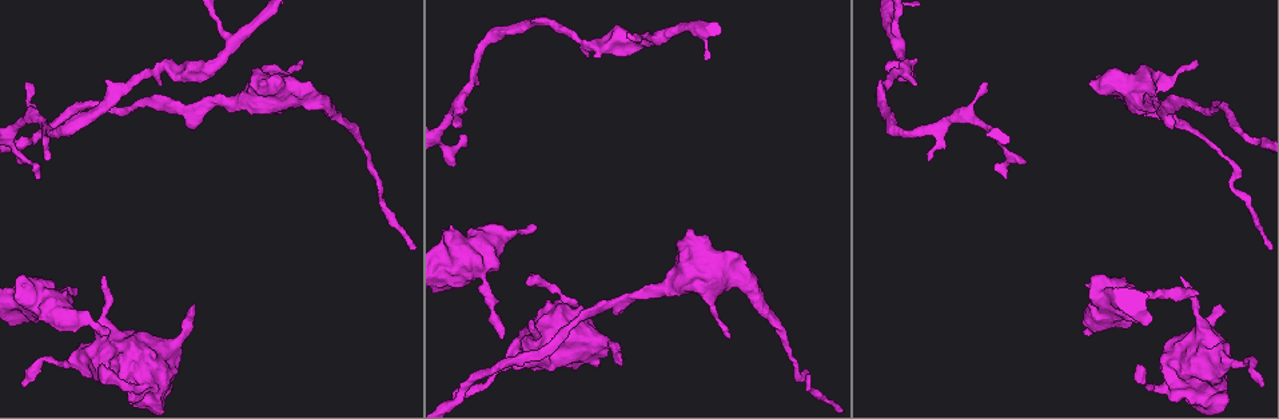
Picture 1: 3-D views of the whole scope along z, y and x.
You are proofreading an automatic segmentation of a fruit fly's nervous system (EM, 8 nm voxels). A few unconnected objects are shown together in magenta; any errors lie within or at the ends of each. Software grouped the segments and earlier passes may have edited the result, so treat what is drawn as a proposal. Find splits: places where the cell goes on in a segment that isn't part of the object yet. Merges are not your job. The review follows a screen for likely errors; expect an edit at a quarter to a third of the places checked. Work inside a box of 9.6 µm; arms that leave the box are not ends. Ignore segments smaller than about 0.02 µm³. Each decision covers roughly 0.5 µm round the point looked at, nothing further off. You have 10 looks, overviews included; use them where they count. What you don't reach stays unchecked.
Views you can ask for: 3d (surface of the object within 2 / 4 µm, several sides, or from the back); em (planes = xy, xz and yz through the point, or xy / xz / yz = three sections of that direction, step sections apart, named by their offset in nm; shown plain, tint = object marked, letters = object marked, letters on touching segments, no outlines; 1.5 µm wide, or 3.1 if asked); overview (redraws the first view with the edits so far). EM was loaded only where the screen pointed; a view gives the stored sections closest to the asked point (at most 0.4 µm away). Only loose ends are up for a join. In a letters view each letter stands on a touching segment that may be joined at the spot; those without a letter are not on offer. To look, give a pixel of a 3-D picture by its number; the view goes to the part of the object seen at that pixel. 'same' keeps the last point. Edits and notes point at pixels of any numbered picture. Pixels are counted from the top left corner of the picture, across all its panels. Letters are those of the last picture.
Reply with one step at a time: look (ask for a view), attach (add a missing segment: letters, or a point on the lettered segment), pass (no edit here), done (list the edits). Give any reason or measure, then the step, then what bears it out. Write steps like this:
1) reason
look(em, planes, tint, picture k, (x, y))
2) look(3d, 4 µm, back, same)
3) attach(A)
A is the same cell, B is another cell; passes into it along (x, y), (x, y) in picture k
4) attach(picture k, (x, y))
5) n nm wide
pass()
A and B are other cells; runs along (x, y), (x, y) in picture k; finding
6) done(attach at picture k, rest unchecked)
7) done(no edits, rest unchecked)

branch stops here
look(em, planes, letters, picture 1, (1196, 67))

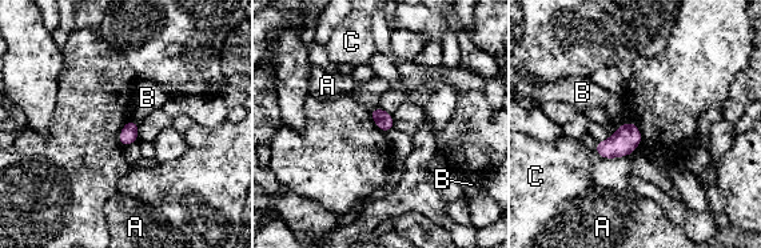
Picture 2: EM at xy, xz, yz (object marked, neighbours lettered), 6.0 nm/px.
pass()
A, B and C are other cells; border along (131, 118), (138, 124) in picture 2; no lettered segment goes on from it

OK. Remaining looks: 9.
branch stops here
look(3d, 4 µm, picture 1, (984, 81))

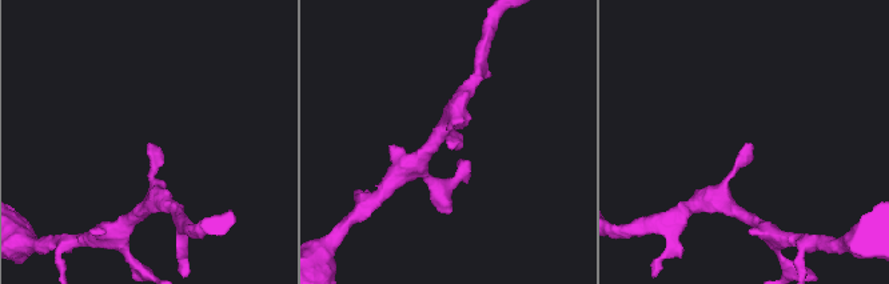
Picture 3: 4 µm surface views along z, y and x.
now the EM
look(em, yz, step 8, letters, picture 3, (449, 147))

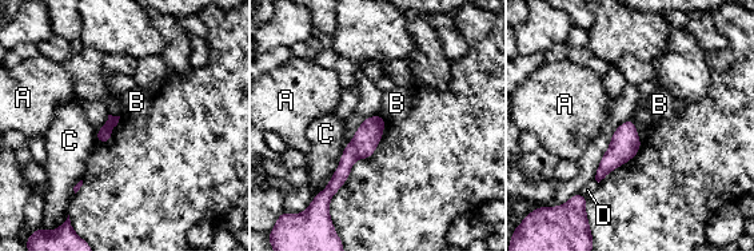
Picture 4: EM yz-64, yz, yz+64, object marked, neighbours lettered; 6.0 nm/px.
pass()
A, B, C and D are other cells; runs along (378, 118), (331, 190) in picture 4; none of them fits

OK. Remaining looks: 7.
look(em, planes, letters, picture 1, (190, 128))

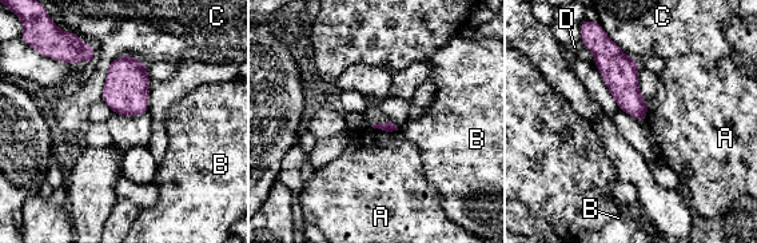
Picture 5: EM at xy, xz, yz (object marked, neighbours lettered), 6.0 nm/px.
pass()
A, B, C and D are other cells; none of them fits

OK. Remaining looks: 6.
free end
look(em, xy, step 4, tint, picture 1, (621, 359))

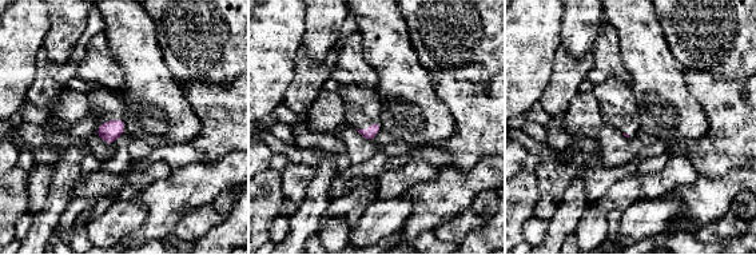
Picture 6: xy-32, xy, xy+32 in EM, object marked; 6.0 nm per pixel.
another direction
look(em, planes, letters, same)

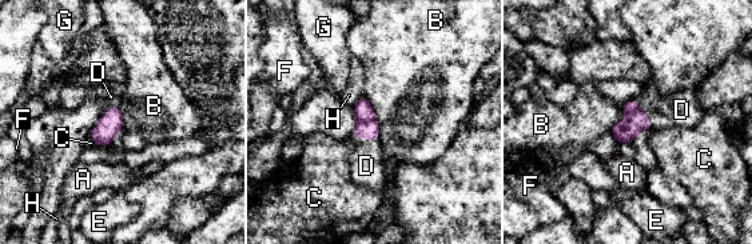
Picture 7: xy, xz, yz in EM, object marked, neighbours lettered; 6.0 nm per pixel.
140 nm wide
attach(D)
D is the same cell, A, B, C, E, F, G and H are other cells; passes into it along (635, 122), (645, 114), (681, 110) in picture 7; the cell continues

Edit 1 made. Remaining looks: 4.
done(attach at picture 7, rest unchecked)

